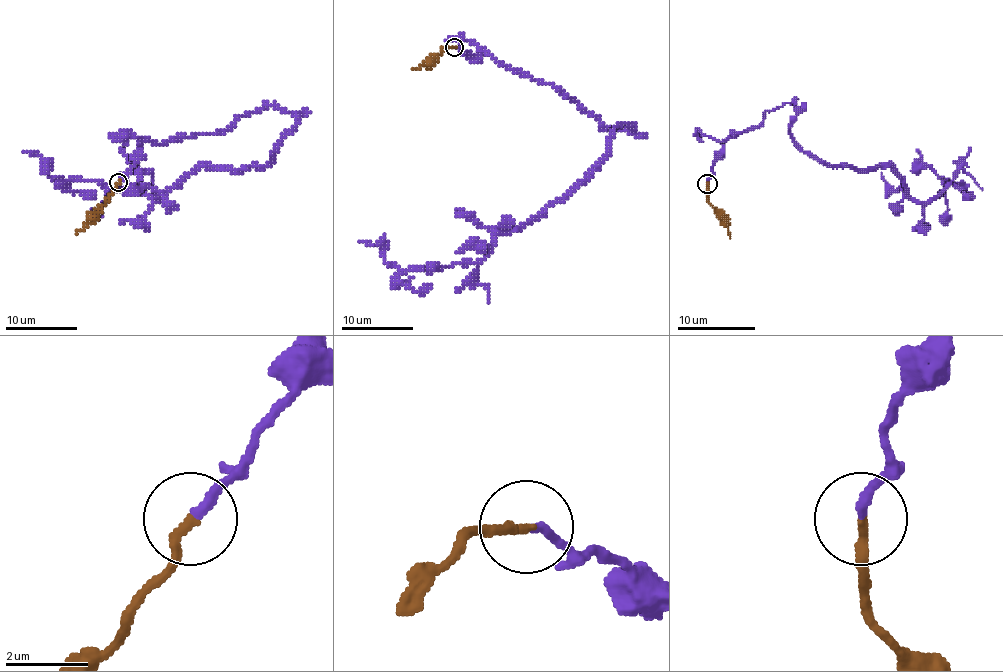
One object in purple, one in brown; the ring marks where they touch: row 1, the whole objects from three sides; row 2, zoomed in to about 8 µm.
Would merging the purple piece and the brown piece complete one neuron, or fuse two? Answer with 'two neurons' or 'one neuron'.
one neuron

